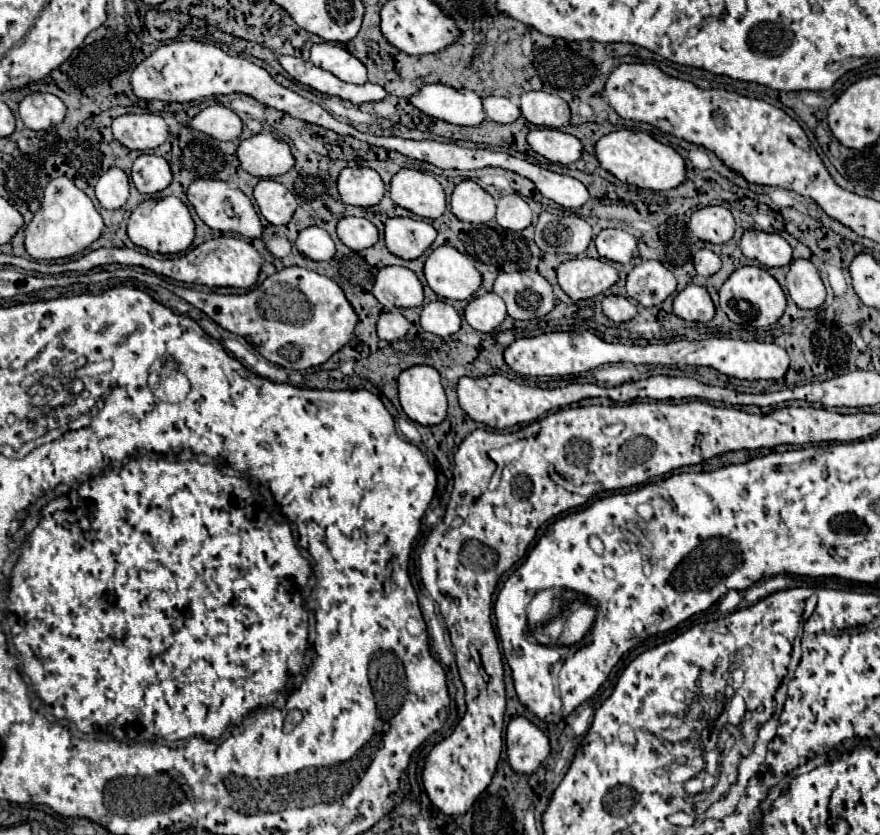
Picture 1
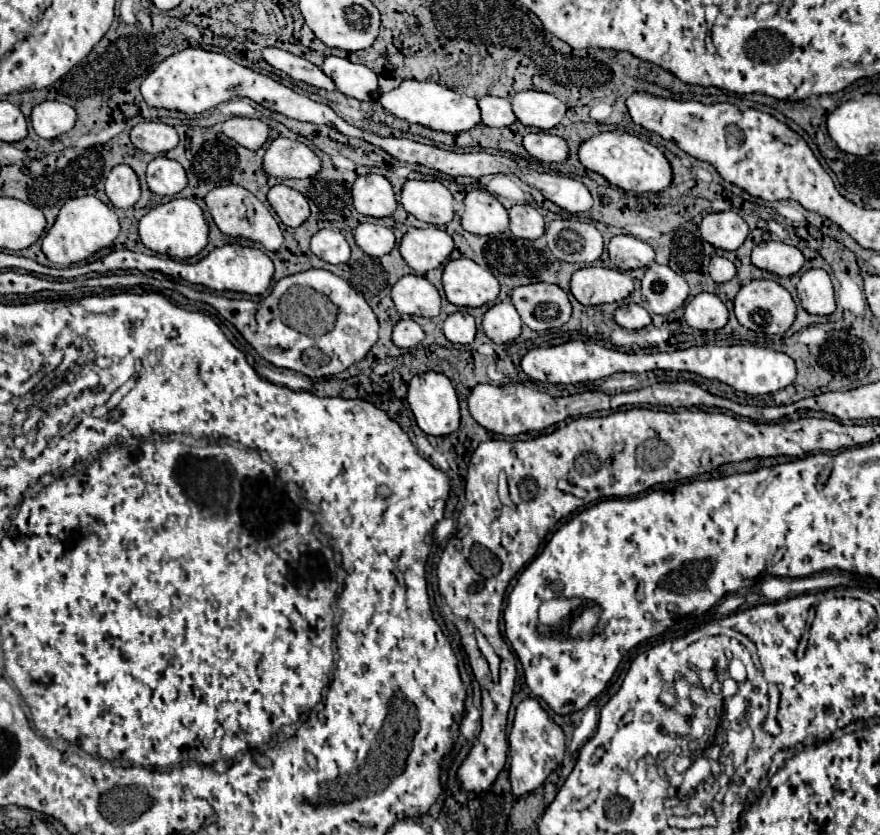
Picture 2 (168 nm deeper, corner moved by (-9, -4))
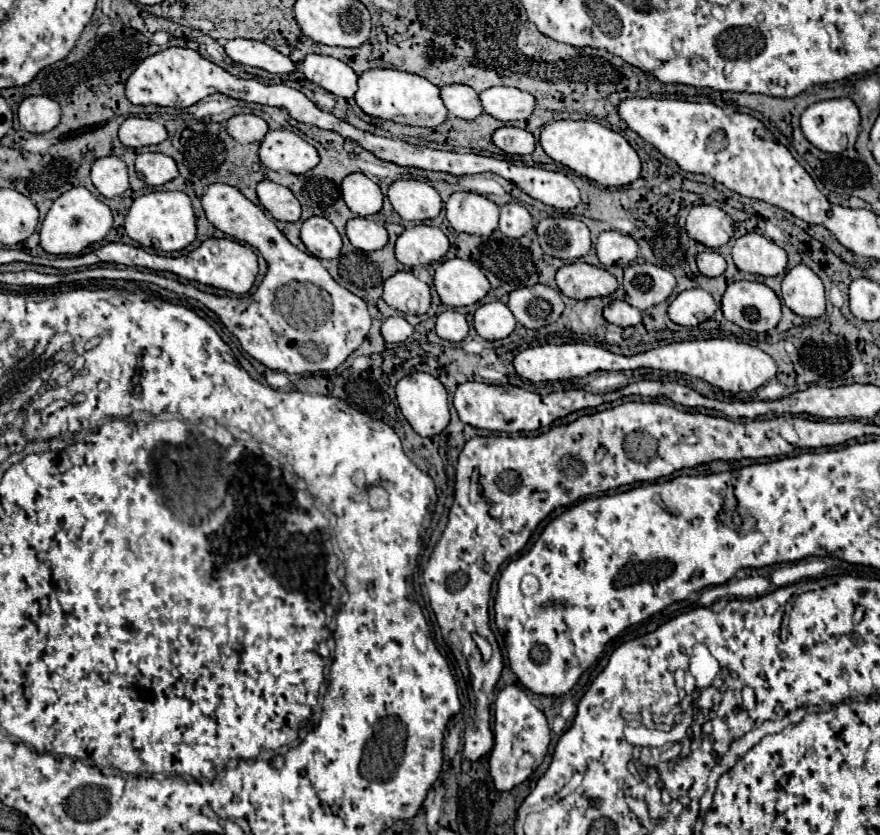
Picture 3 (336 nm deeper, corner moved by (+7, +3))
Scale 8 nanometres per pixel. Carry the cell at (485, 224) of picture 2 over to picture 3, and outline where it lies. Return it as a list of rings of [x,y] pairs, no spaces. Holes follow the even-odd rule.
[[[452,193],[446,203],[446,219],[456,231],[490,235],[498,227],[498,205],[478,193]]]

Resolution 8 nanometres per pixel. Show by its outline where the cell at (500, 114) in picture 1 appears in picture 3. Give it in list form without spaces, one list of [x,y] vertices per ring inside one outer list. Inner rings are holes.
[[[444,85],[442,95],[444,95],[444,105],[454,117],[476,119],[478,115],[484,113],[478,93],[468,85]]]

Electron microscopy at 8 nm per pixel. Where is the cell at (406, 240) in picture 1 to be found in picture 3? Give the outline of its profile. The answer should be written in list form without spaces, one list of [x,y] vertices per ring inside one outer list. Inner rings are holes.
[[[414,225],[398,235],[394,253],[400,263],[414,267],[414,265],[428,265],[432,261],[442,259],[448,247],[450,243],[438,227]]]

